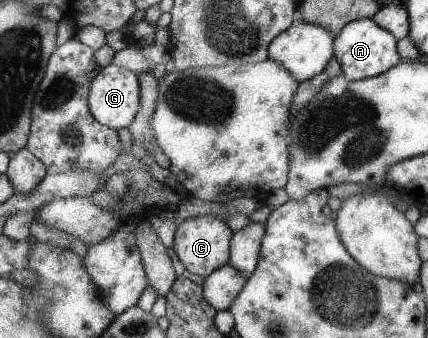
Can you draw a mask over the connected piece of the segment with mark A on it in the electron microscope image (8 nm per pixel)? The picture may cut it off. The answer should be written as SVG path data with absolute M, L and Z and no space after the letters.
M371 18L354 19L334 37L333 57L338 61L341 72L350 81L357 81L386 72L401 61L397 51L397 39L390 31L378 26Z

